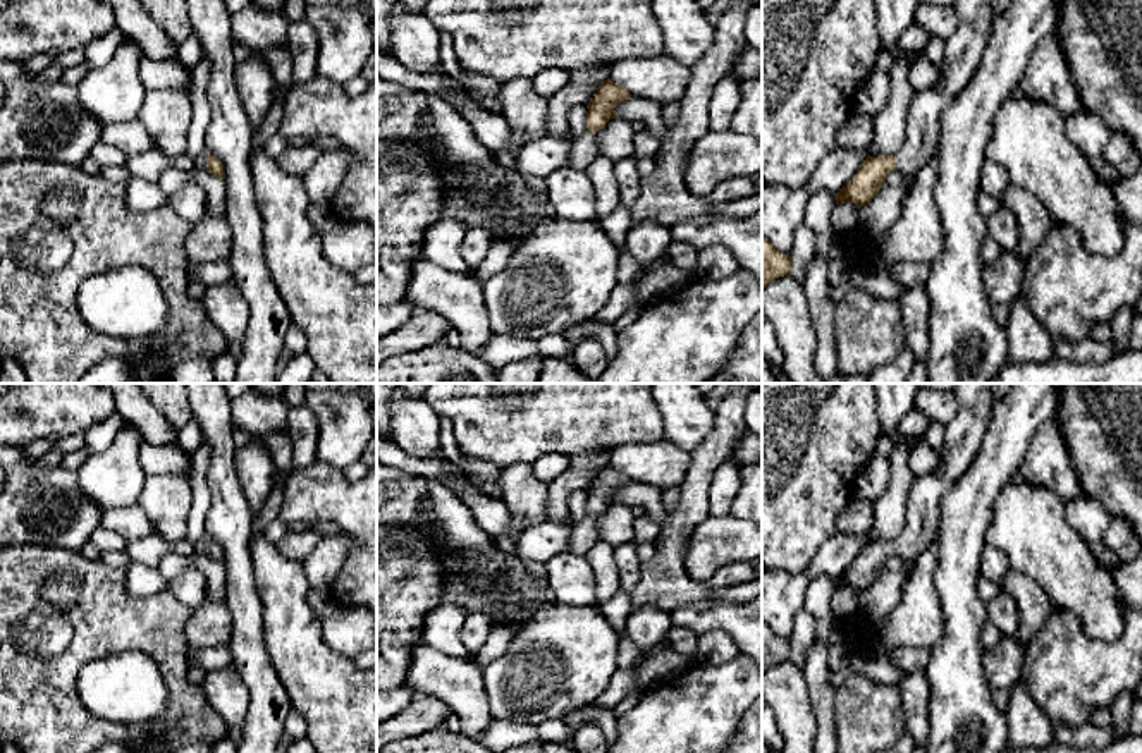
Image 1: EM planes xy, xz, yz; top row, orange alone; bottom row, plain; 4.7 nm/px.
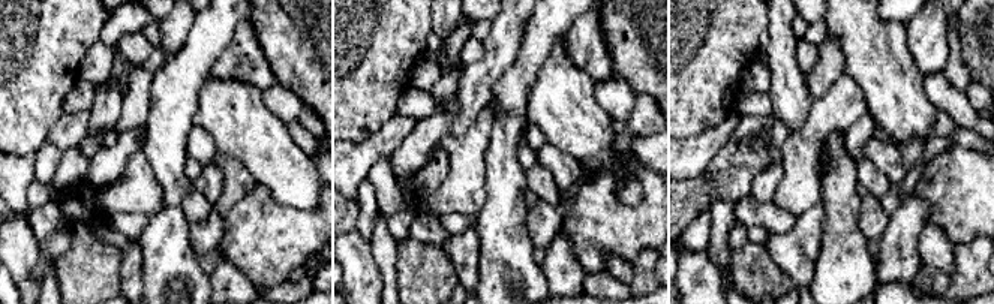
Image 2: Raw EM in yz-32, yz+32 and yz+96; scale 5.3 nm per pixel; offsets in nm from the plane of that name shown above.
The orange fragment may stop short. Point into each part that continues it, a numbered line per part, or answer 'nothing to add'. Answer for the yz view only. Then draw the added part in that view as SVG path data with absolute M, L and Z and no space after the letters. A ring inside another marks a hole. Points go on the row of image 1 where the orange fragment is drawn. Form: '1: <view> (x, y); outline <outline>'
1: yz (962, 52); outline M958 0L956 33L944 41L939 83L915 91L906 110L906 139L896 156L903 175L917 172L936 151L939 124L946 105L970 83L989 41L994 14L992 0Z

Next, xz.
1: xz (583, 148); outline M585 132L583 136L571 139L569 167L574 170L585 170L597 156L600 156L597 146L597 136Z

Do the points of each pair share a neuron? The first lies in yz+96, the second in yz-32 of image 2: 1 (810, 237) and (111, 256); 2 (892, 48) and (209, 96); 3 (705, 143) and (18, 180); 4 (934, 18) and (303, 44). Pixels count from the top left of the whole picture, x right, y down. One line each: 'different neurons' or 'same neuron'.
1: different neurons
2: same neuron
3: same neuron
4: different neurons

